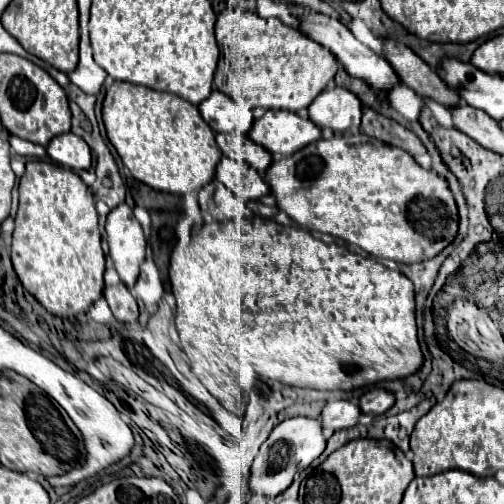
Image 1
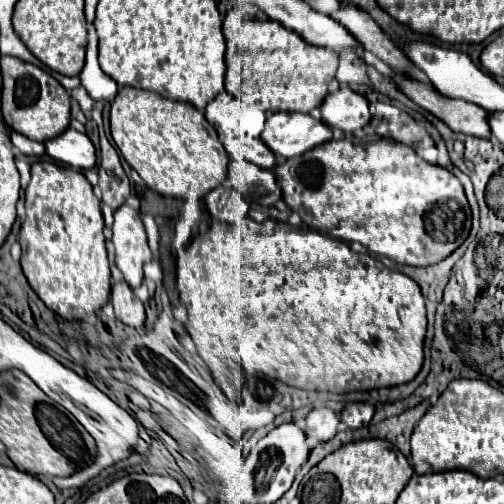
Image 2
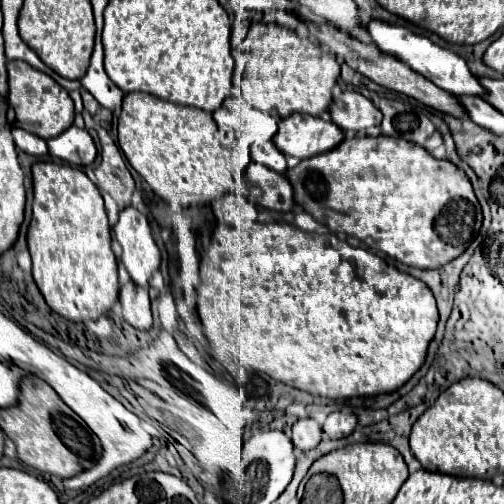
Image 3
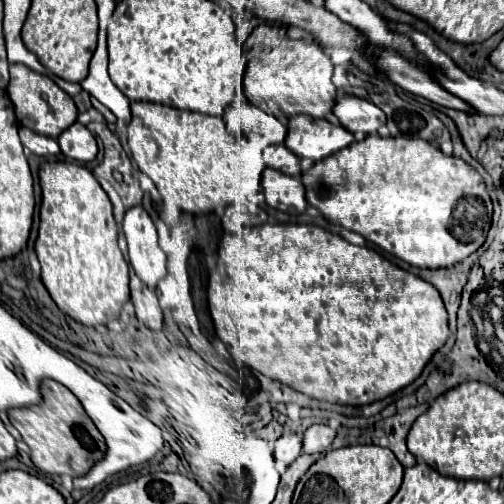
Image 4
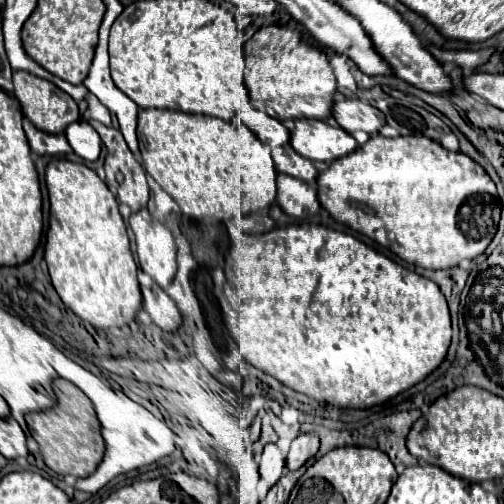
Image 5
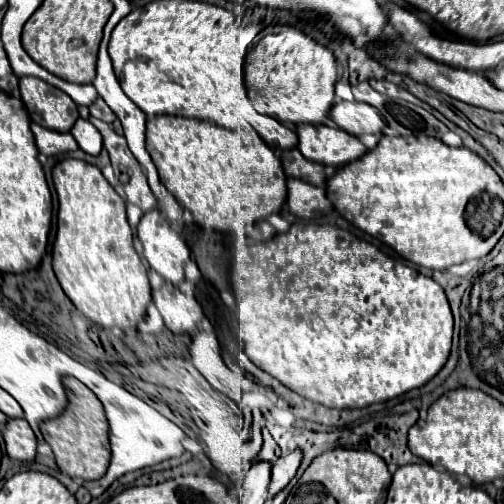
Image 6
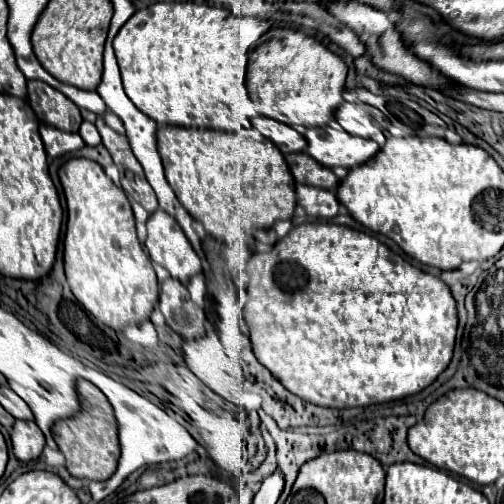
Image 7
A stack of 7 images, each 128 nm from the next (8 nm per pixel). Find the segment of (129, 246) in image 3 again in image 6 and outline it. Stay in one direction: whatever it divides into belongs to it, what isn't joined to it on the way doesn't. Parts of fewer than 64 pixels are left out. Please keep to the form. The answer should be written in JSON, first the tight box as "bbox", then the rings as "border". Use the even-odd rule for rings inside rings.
{"bbox":[136,208,190,286],"border":[[[156,208],[142,216],[136,232],[144,246],[146,262],[178,286],[184,278],[186,262],[190,262],[190,250],[182,236]]]}

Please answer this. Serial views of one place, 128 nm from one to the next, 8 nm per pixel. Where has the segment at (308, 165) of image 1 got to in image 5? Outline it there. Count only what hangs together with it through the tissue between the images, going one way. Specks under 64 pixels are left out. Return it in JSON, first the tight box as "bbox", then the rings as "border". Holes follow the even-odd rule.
{"bbox":[318,134,500,270],"border":[[[374,134],[356,152],[334,160],[328,170],[320,172],[318,200],[334,220],[376,240],[380,246],[392,250],[408,264],[432,270],[454,268],[462,260],[480,256],[498,230],[500,214],[494,213],[496,206],[500,206],[500,198],[496,184],[486,174],[486,170],[470,156],[462,152],[450,152],[438,142],[420,134],[396,138]]]}

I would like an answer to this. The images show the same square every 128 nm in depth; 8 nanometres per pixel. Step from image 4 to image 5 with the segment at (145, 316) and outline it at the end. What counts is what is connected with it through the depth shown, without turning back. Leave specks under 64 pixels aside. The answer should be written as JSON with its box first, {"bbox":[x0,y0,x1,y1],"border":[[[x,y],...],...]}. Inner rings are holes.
{"bbox":[142,286,182,332],"border":[[[142,286],[144,308],[152,316],[152,320],[166,332],[176,332],[182,326],[182,312],[176,302],[158,286]]]}

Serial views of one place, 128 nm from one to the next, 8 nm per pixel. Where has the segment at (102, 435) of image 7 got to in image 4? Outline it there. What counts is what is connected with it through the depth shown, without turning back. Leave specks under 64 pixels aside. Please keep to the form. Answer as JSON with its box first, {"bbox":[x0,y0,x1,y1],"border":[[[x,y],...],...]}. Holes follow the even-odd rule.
{"bbox":[8,380,106,476],"border":[[[56,380],[42,382],[42,396],[44,402],[38,406],[28,408],[14,408],[8,410],[10,422],[22,434],[24,442],[30,446],[30,458],[46,474],[70,474],[70,476],[84,476],[98,460],[102,460],[106,452],[106,442],[98,432],[96,424],[84,412],[84,406],[76,396],[64,388]]]}

